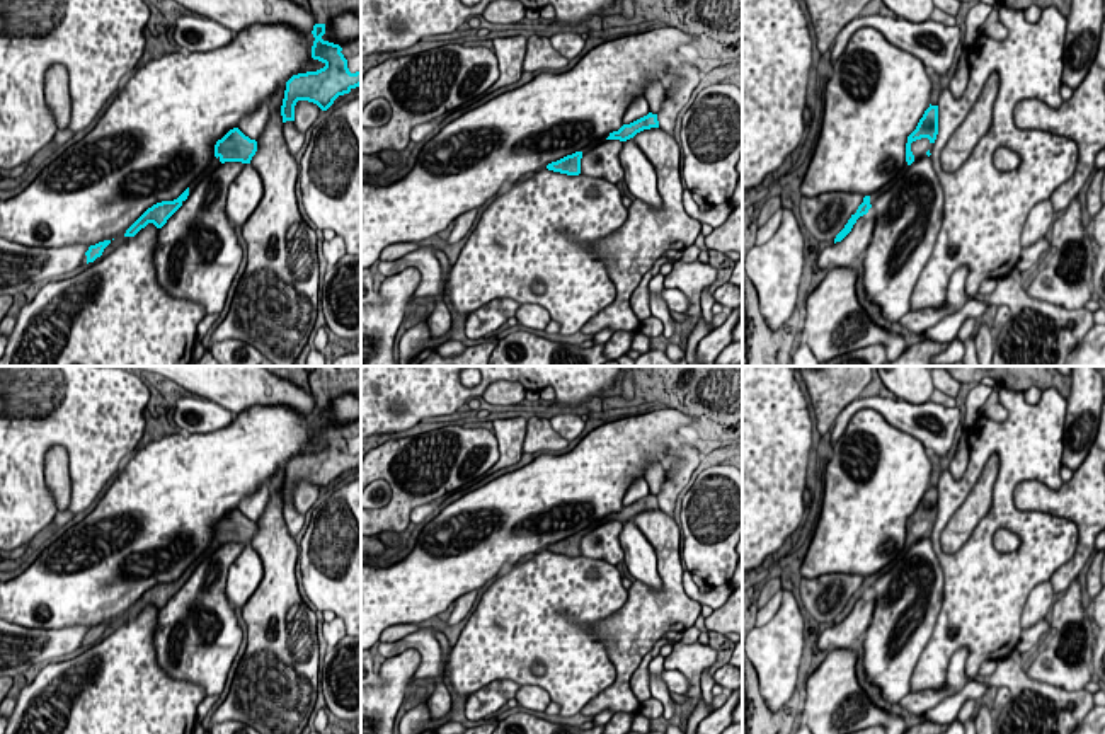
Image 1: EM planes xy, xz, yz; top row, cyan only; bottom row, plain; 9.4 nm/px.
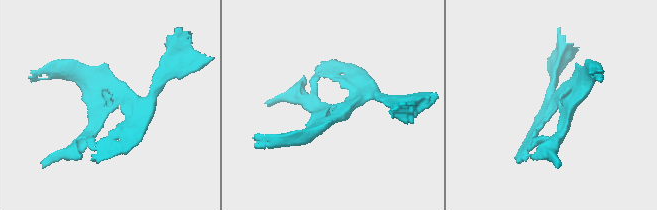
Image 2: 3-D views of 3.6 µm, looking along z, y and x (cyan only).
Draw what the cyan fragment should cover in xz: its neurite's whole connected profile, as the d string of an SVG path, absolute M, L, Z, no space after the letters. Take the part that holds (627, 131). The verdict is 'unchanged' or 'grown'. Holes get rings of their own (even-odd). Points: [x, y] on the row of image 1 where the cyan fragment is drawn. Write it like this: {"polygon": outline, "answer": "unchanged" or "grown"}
{"polygon": "M649 112L647 116L630 123L623 124L618 131L608 133L601 138L596 138L587 146L581 148L579 152L567 155L557 162L552 162L547 165L548 170L567 174L567 175L579 175L581 174L581 158L584 153L593 150L594 146L601 145L606 140L620 140L627 141L633 138L637 133L650 128L659 128L657 114Z", "answer": "grown"}

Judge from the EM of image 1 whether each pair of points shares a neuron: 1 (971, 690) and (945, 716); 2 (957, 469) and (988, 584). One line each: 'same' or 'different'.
1: same
2: different

